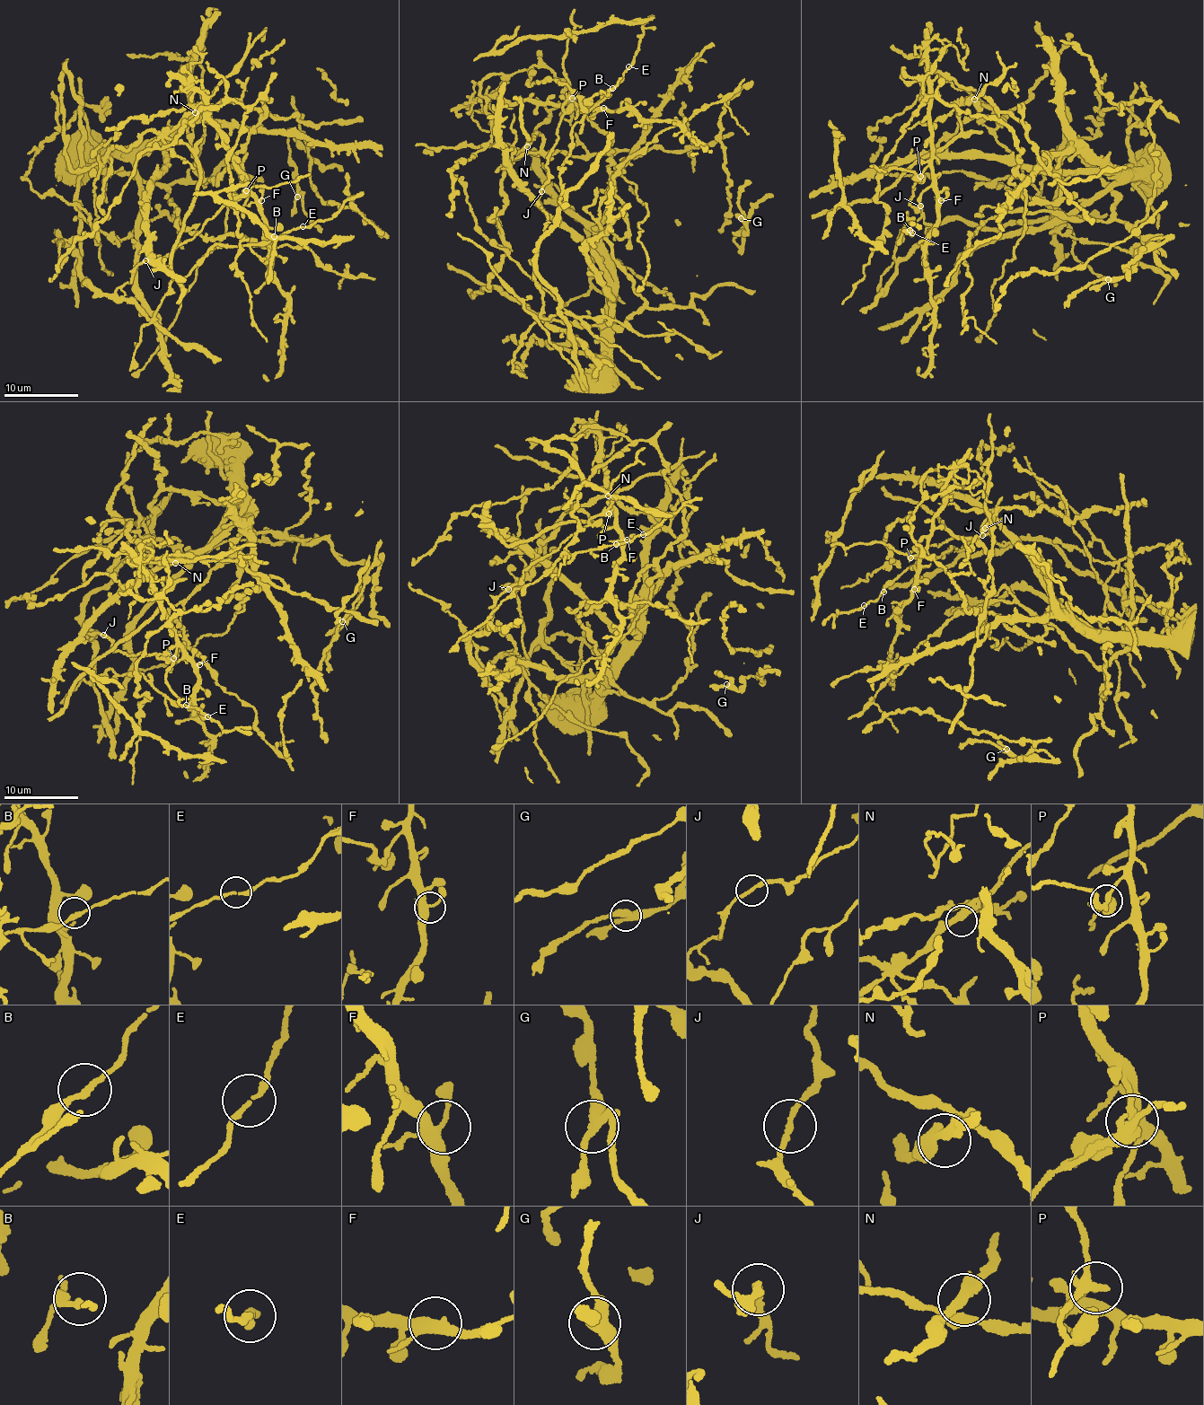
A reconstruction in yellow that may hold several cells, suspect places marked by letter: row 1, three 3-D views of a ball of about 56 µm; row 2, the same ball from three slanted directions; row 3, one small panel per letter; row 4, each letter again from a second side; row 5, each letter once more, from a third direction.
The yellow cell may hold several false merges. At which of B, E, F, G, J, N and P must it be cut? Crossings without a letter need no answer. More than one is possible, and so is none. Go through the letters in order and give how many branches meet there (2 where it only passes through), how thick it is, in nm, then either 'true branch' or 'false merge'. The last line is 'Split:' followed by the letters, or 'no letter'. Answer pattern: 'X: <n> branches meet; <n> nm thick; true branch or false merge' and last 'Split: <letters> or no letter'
B: 2 branches meet; 200 nm thick; true branch
E: 2 branches meet; 190 nm thick; true branch
F: 4 branches meet; 340 nm thick; true branch
G: 3 branches meet; 340 nm thick; true branch
J: 2 branches meet; 200 nm thick; false merge
N: 3 branches meet; 320 nm thick; true branch
P: 4 branches meet; 240 nm thick; false merge
Split: J, P

